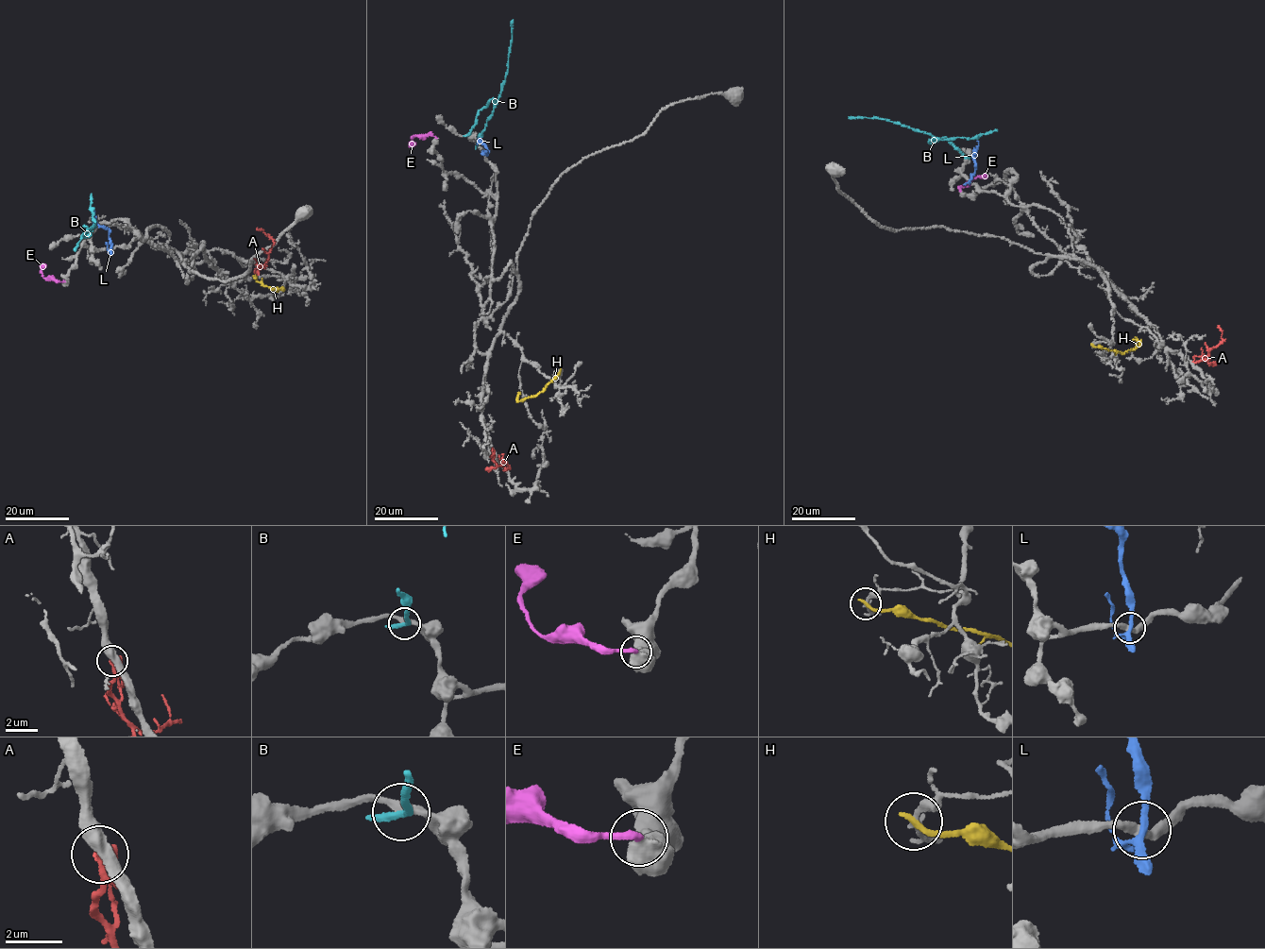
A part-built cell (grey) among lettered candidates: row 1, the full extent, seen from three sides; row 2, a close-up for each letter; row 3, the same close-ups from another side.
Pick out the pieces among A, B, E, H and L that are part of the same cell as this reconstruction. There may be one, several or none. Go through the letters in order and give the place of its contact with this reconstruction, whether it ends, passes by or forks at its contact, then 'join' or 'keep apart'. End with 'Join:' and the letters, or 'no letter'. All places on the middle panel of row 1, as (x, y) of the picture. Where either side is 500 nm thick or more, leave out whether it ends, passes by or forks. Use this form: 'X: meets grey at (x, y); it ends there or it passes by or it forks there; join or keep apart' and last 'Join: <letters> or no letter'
A: meets grey at (492, 450); it passes by; join
B: meets grey at (467, 135); it passes by; keep apart
E: meets grey at (436, 138); join
H: meets grey at (560, 370); it ends there; keep apart
L: meets grey at (485, 153); it forks there; keep apart
Join: A, E

